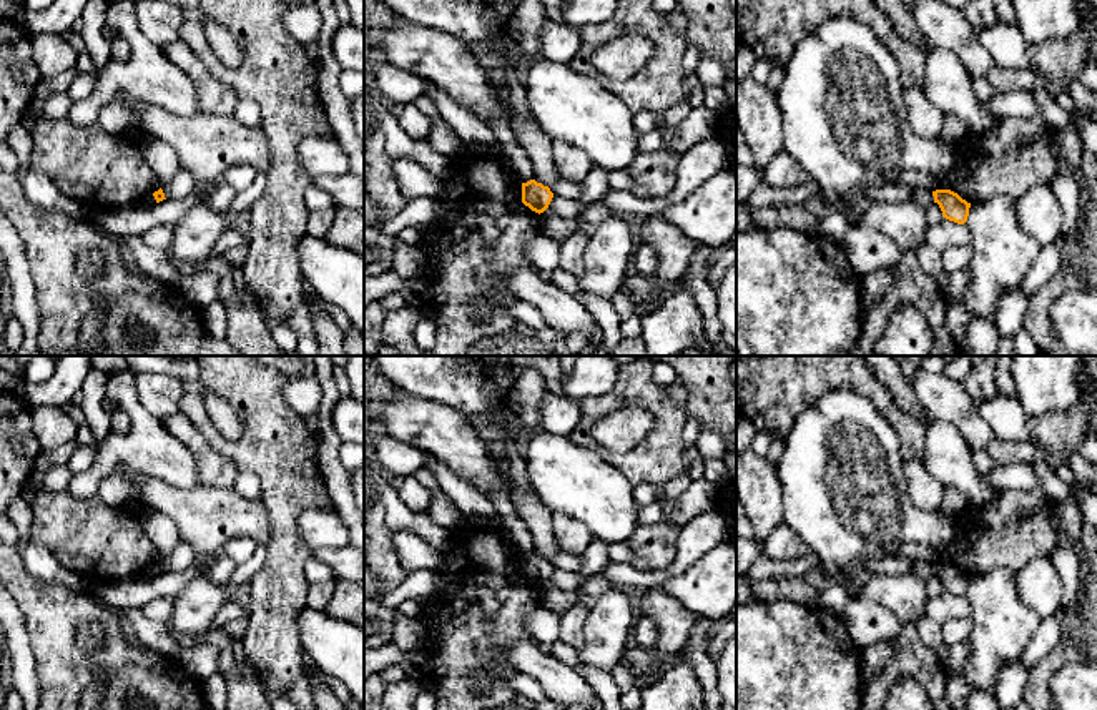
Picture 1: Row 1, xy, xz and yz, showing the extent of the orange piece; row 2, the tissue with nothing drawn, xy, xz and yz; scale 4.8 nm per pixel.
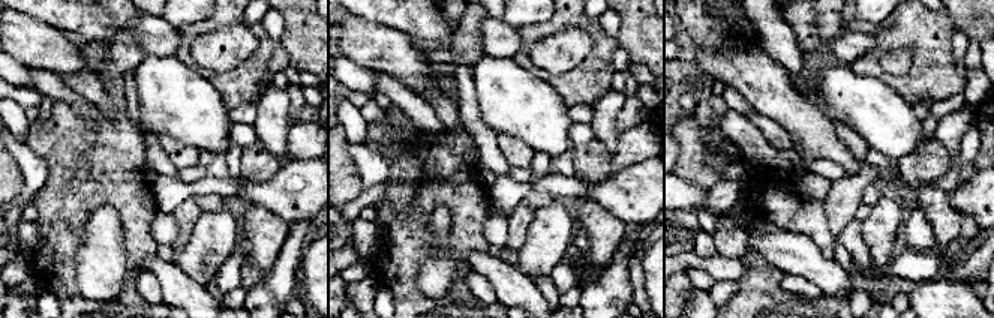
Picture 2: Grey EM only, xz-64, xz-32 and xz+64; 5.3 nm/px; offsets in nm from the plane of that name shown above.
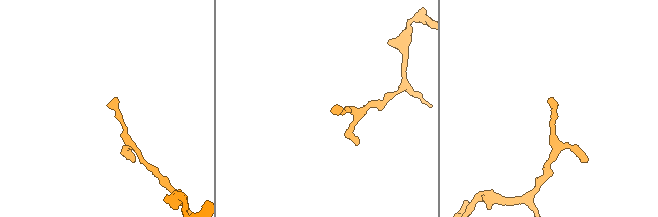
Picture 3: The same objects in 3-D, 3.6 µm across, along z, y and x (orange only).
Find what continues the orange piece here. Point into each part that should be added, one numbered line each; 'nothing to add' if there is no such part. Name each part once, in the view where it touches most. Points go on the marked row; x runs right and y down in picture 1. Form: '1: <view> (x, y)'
nothing to add

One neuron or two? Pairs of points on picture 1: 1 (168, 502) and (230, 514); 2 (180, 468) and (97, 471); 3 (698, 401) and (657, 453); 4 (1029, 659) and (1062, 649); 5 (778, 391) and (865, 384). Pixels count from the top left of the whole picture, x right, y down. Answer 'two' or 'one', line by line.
1: one
2: one
3: two
4: two
5: one

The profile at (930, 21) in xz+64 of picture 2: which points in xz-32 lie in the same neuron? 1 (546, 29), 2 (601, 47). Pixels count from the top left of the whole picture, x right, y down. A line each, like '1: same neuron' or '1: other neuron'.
1: same neuron
2: same neuron

